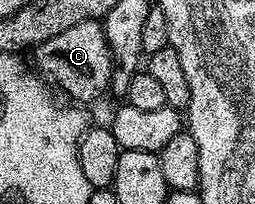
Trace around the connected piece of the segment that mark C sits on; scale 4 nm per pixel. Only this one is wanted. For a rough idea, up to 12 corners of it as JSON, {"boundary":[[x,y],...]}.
{"boundary":[[95,18],[35,48],[35,69],[77,103],[112,81],[112,53]]}

